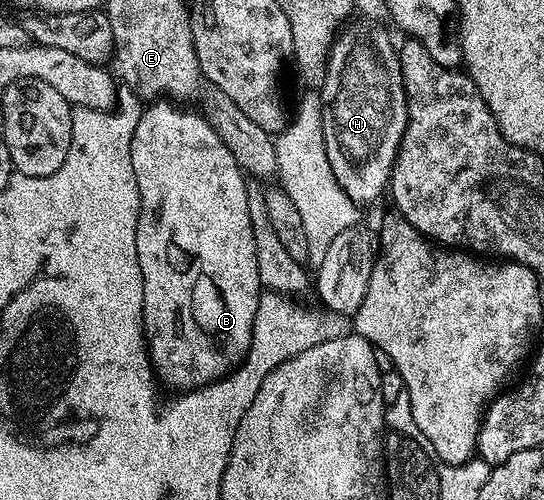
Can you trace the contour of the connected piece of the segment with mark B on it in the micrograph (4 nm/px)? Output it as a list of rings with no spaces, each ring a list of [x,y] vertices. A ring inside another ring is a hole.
[[[153,101],[142,110],[139,125],[131,137],[131,169],[135,169],[135,185],[139,185],[139,217],[135,229],[135,253],[139,257],[139,273],[143,277],[143,311],[141,324],[145,326],[145,344],[149,346],[149,359],[153,363],[153,373],[162,384],[177,387],[178,390],[192,390],[213,383],[228,374],[245,358],[253,340],[255,313],[263,294],[259,281],[259,265],[255,265],[255,236],[251,234],[251,213],[247,213],[247,191],[245,175],[235,161],[231,149],[219,141],[219,133],[211,129],[205,116],[193,111],[180,111],[173,101]]]

